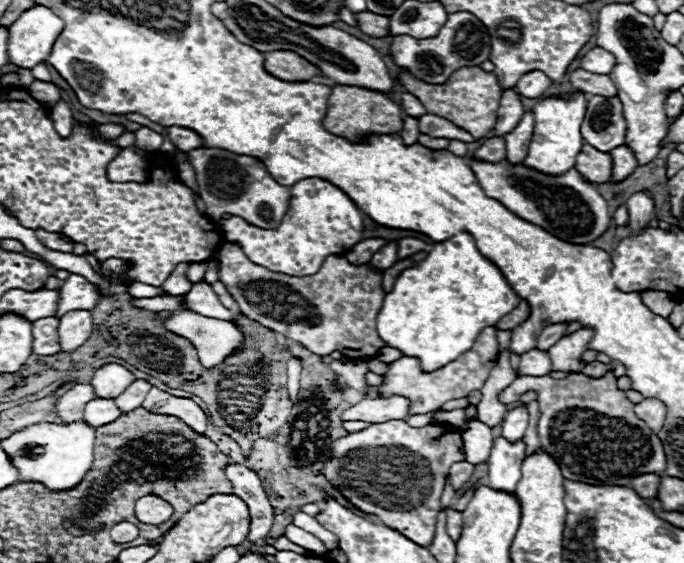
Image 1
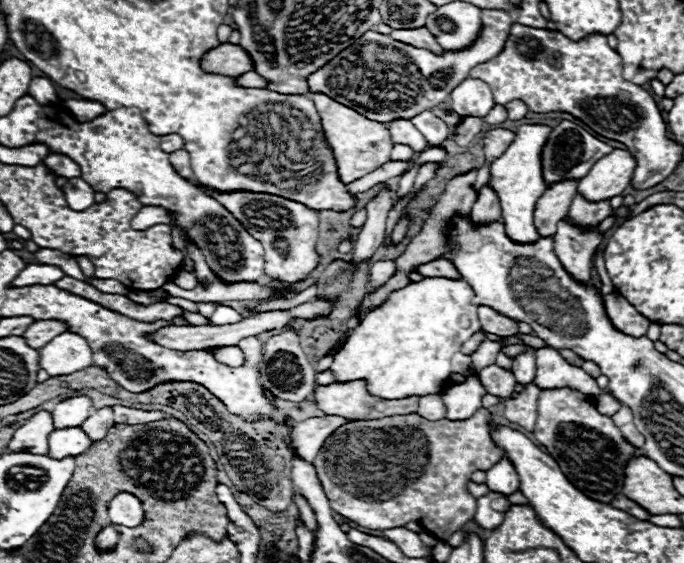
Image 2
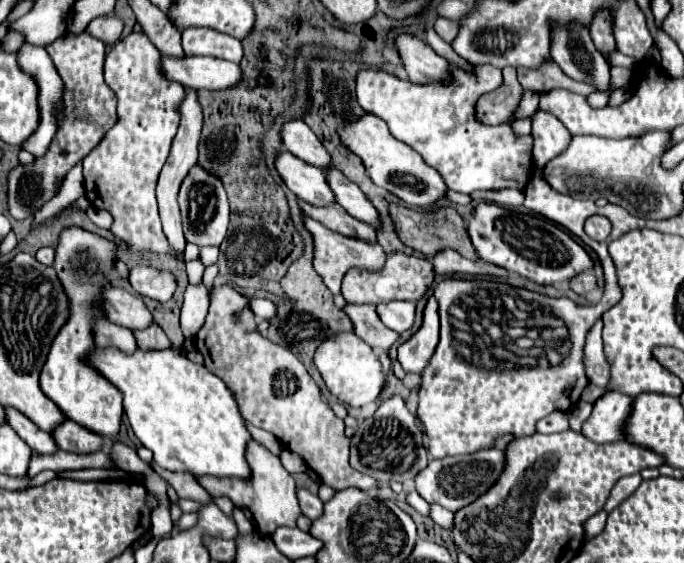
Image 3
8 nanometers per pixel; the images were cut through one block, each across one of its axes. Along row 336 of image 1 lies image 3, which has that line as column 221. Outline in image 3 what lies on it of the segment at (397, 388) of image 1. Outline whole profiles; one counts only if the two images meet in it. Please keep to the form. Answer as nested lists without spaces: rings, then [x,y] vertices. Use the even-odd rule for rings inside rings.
[[[250,440],[246,446],[246,460],[250,466],[250,476],[246,480],[242,480],[242,478],[214,478],[214,476],[196,476],[196,480],[202,484],[202,488],[210,496],[228,496],[234,502],[234,506],[240,508],[248,516],[248,520],[254,522],[254,526],[260,534],[272,534],[272,530],[276,530],[278,526],[296,526],[296,518],[300,516],[300,506],[296,502],[296,484],[294,484],[294,478],[280,464],[280,458],[274,456],[268,448],[264,448],[260,442]]]

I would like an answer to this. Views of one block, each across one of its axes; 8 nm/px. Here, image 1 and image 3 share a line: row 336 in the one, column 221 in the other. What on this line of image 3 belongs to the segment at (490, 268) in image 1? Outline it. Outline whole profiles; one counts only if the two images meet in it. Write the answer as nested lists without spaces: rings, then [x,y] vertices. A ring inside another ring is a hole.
[[[116,346],[108,348],[92,348],[84,356],[86,364],[94,368],[100,376],[104,376],[108,382],[112,382],[122,394],[124,394],[124,412],[130,420],[130,426],[136,434],[136,438],[154,452],[154,462],[160,464],[166,470],[180,470],[190,472],[194,476],[210,474],[210,476],[234,476],[234,478],[246,478],[250,474],[244,450],[250,440],[250,432],[244,426],[244,420],[240,418],[236,400],[232,398],[232,392],[224,386],[220,378],[216,378],[212,372],[206,370],[202,364],[190,362],[186,356],[182,356],[176,350],[140,350],[126,354],[118,350]]]

